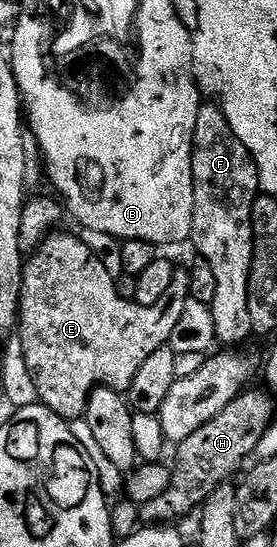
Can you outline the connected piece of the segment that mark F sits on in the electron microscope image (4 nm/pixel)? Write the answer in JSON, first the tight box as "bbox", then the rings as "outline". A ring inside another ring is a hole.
{"bbox":[191,101,261,349],"outline":[[[209,101],[202,106],[201,112],[199,113],[199,121],[197,122],[197,128],[195,129],[195,137],[193,138],[193,184],[195,185],[195,209],[193,210],[193,233],[191,236],[191,243],[194,243],[197,246],[197,255],[200,258],[203,258],[207,261],[207,265],[211,265],[211,270],[215,272],[215,297],[213,298],[213,302],[211,304],[213,309],[213,316],[215,317],[215,333],[217,334],[217,343],[223,345],[226,343],[226,348],[229,349],[237,349],[240,343],[245,343],[248,339],[251,339],[253,335],[253,326],[251,325],[251,313],[247,309],[247,297],[249,296],[249,278],[251,277],[251,261],[253,260],[253,206],[255,205],[255,201],[257,200],[257,196],[261,191],[261,182],[259,181],[259,173],[257,172],[257,164],[253,162],[252,157],[249,155],[249,150],[243,145],[243,141],[239,141],[239,137],[235,137],[235,133],[231,129],[231,125],[227,121],[227,117],[224,112],[221,111],[220,106],[216,102]]]}

